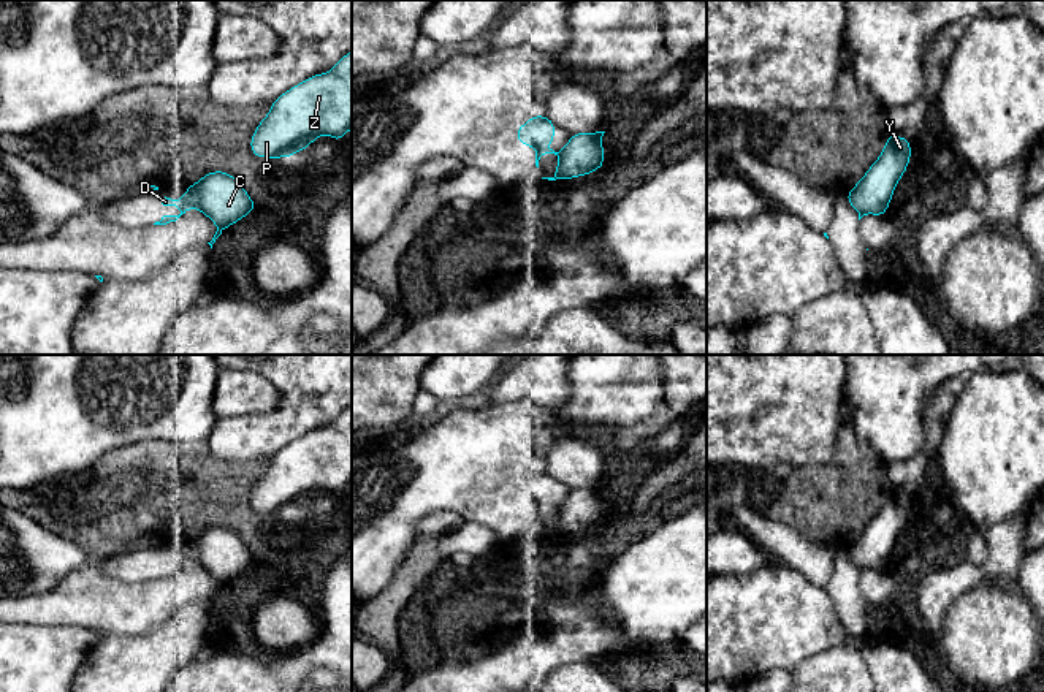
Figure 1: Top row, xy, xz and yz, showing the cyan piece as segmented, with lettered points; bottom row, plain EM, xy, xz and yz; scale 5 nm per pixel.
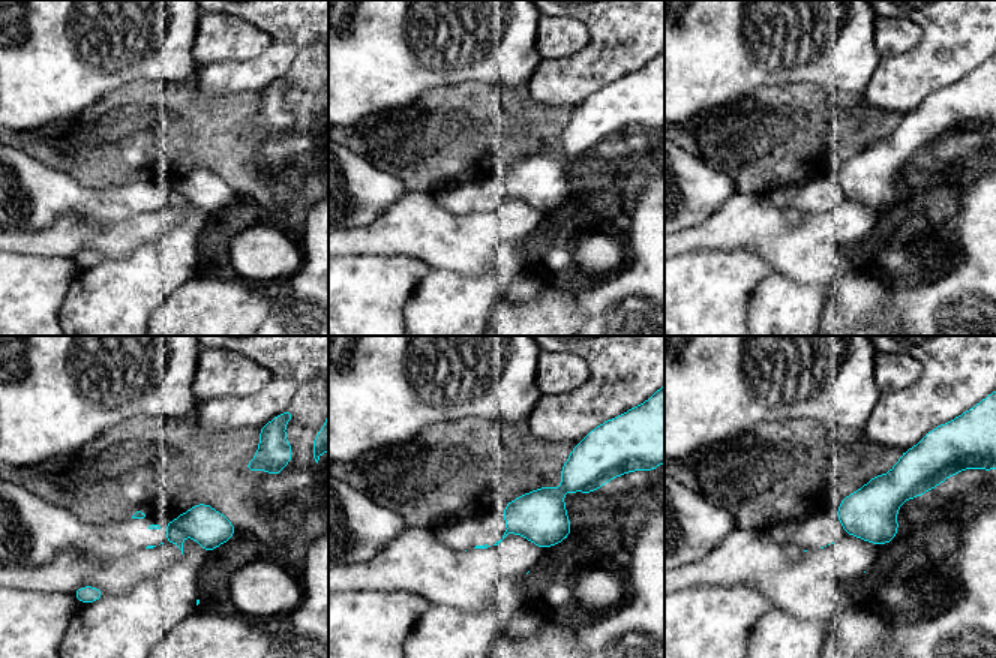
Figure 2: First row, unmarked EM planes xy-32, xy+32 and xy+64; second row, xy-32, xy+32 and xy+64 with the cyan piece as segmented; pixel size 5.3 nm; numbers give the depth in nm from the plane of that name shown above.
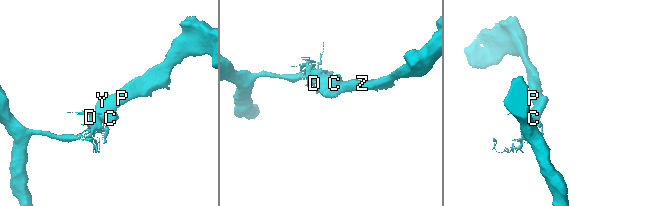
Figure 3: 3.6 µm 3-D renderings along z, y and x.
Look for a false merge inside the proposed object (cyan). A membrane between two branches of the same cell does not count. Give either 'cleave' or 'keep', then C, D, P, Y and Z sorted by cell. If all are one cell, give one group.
cleave; C P Y Z / D

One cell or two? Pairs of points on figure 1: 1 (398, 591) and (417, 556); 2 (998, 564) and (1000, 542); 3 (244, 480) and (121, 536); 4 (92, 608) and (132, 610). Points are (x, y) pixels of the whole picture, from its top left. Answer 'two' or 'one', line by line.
1: one
2: one
3: one
4: one

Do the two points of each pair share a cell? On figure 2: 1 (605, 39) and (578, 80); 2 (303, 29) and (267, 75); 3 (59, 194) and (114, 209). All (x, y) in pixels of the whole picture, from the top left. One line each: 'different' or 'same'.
1: same
2: same
3: same

